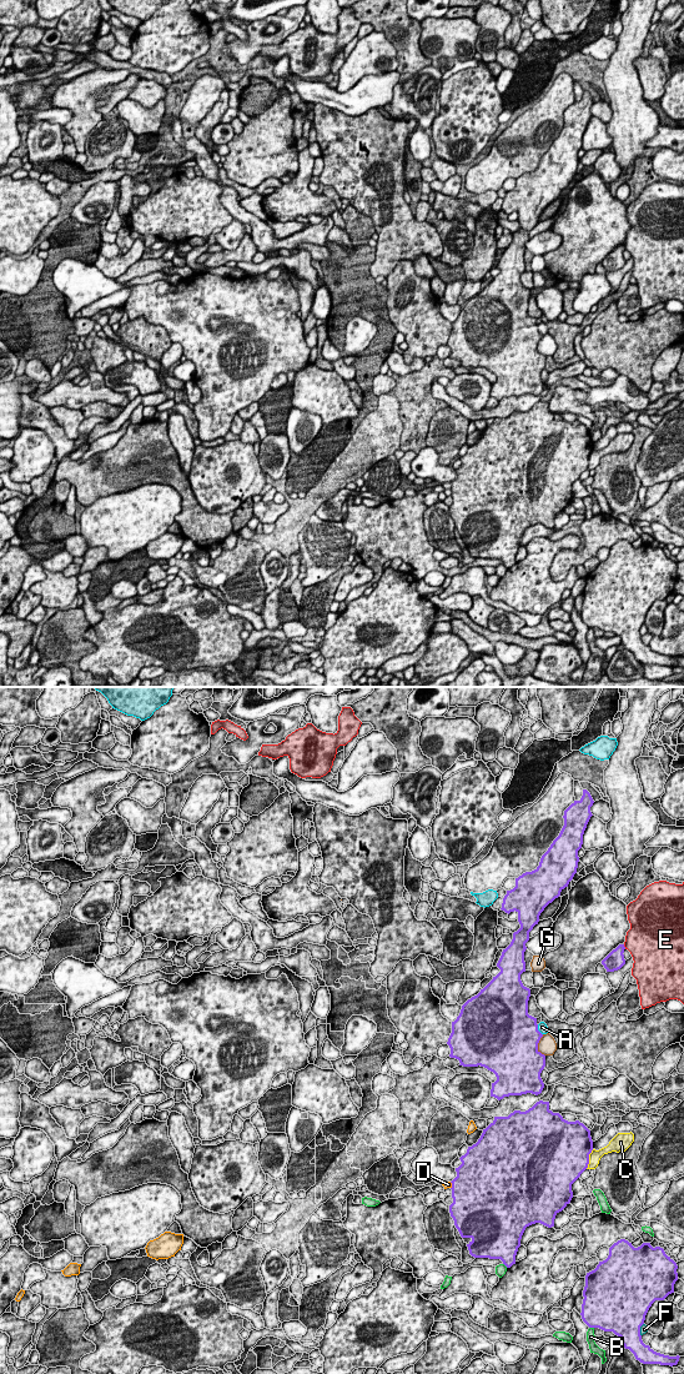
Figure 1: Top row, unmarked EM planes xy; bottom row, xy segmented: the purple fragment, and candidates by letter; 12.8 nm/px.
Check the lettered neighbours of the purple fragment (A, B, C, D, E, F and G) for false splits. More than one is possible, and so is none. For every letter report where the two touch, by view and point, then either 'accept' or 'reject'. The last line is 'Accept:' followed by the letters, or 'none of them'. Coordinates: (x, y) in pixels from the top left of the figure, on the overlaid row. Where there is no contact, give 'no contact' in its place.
A: meets purple in xy at (537, 1029); reject
B: meets purple in xy at (592, 1327); reject
C: meets purple in xy at (588, 1159); reject
D: meets purple in xy at (452, 1186); reject
E: meets purple in xy at (624, 947); reject
F: meets purple in xy at (639, 1329); reject
G: meets purple in xy at (537, 1046); reject
Accept: none of them

